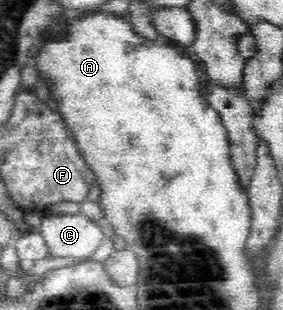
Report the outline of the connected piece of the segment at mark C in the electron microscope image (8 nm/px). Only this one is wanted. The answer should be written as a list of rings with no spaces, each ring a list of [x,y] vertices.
[[[50,214],[42,218],[40,228],[49,244],[50,257],[87,260],[108,236],[108,230],[82,214]]]

